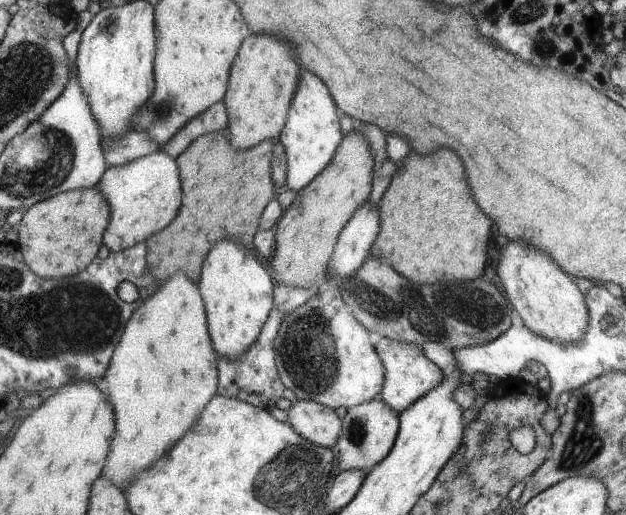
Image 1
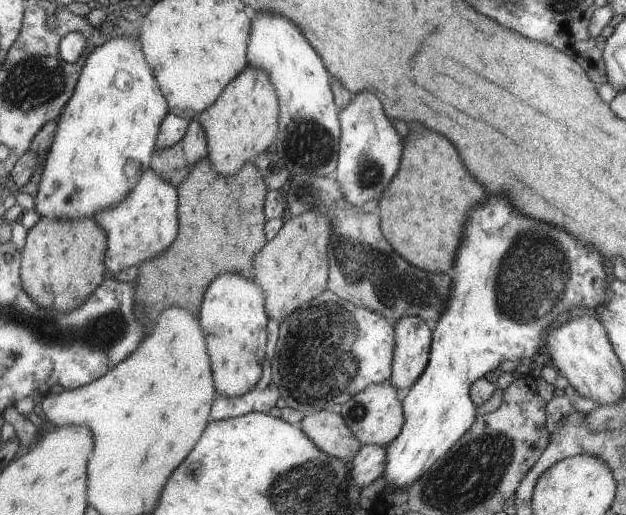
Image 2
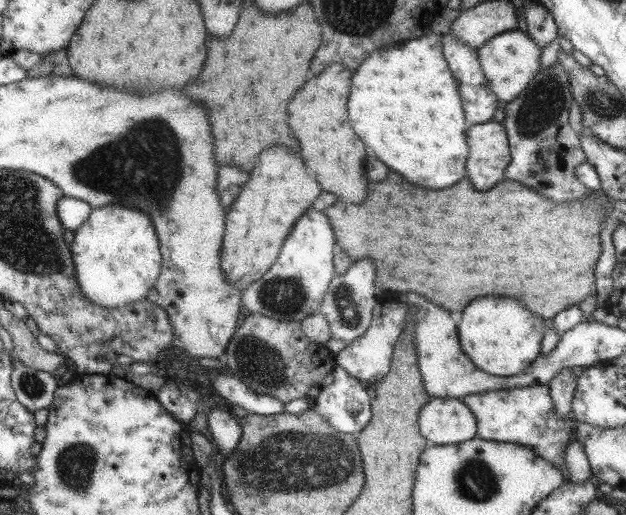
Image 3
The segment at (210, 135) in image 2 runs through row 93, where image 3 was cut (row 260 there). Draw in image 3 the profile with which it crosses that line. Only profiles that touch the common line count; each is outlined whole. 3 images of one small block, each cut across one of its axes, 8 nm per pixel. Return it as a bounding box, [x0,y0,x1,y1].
[220,146,322,290]

